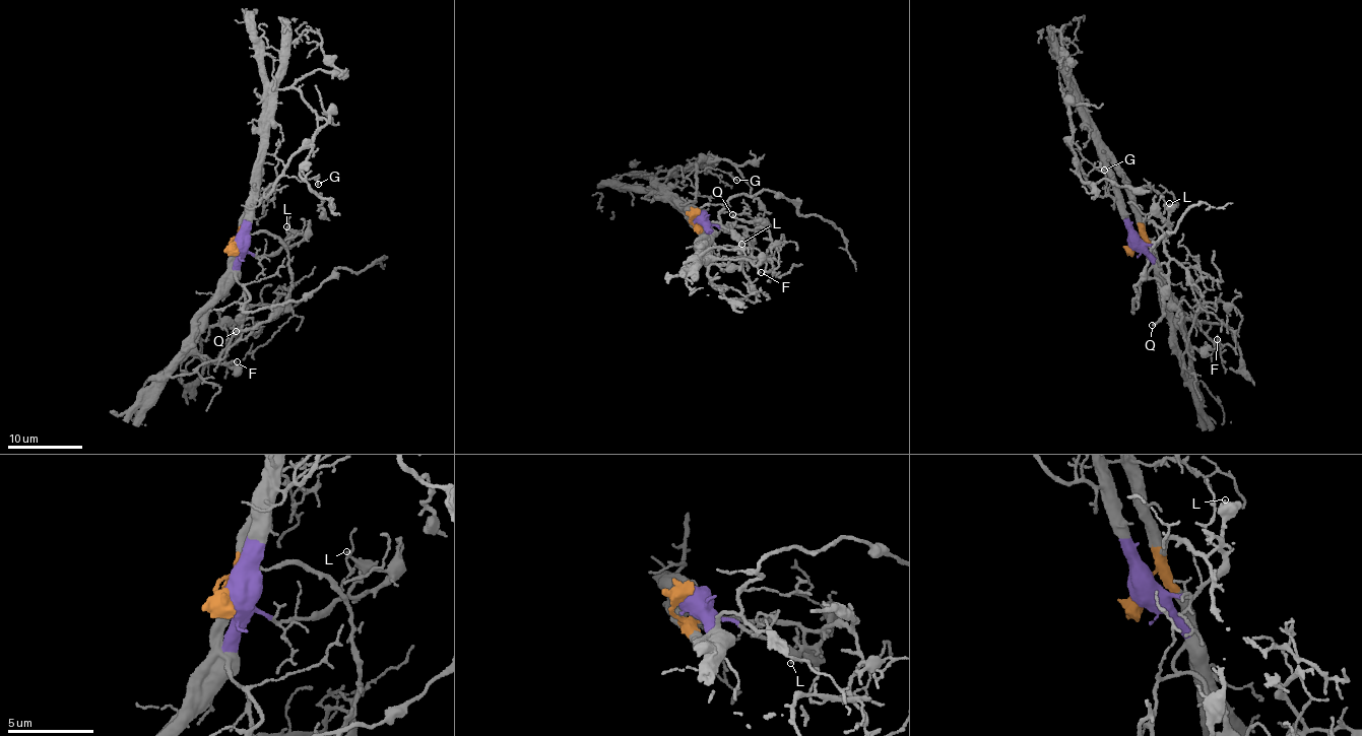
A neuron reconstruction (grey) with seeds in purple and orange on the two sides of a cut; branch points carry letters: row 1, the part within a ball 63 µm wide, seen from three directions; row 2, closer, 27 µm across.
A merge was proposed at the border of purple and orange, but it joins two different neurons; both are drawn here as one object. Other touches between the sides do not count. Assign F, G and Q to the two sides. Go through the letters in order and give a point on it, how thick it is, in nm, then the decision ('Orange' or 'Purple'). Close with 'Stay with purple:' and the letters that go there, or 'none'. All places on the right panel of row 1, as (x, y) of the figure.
F: Place: (1217, 339). Thickness 110 nm. Purple
G: Place: (1104, 170). Thickness 100 nm. Purple
Q: Place: (1152, 325). Thickness 200 nm. Orange
Stay with purple: F, G

